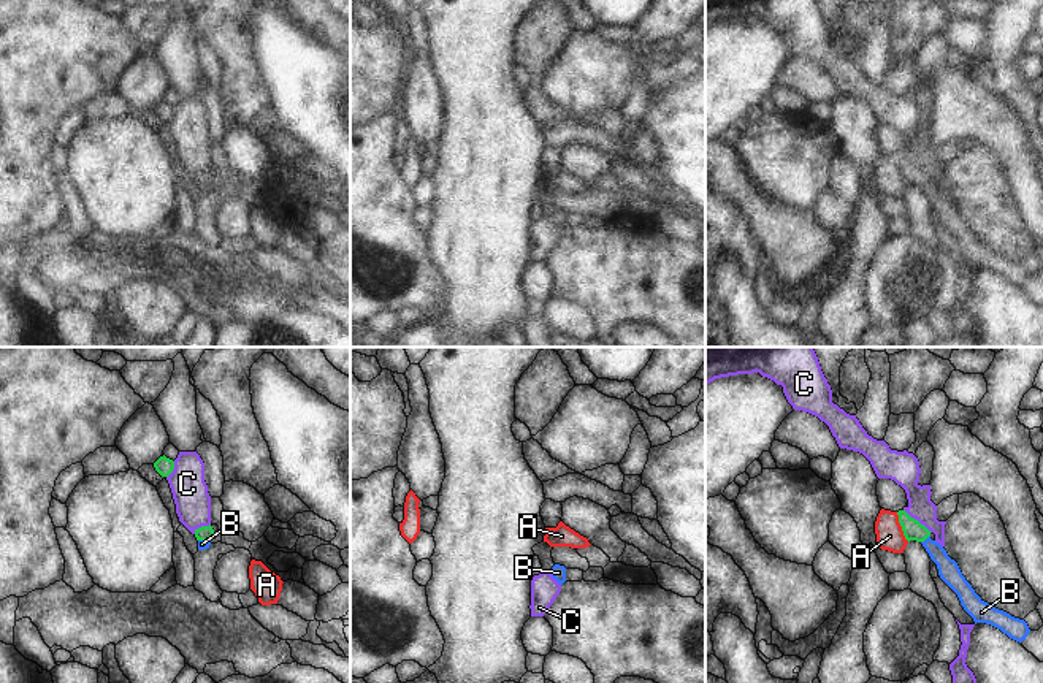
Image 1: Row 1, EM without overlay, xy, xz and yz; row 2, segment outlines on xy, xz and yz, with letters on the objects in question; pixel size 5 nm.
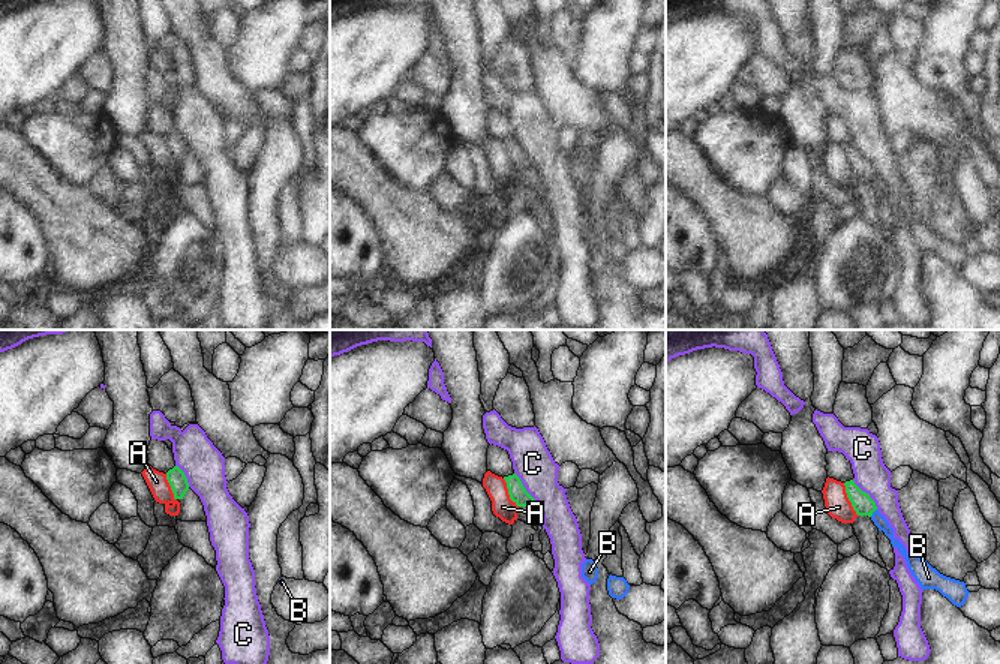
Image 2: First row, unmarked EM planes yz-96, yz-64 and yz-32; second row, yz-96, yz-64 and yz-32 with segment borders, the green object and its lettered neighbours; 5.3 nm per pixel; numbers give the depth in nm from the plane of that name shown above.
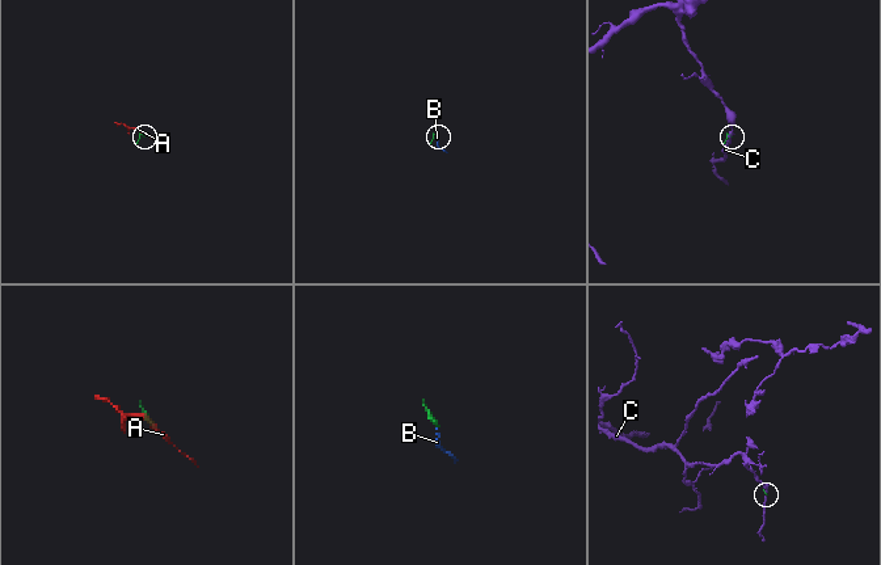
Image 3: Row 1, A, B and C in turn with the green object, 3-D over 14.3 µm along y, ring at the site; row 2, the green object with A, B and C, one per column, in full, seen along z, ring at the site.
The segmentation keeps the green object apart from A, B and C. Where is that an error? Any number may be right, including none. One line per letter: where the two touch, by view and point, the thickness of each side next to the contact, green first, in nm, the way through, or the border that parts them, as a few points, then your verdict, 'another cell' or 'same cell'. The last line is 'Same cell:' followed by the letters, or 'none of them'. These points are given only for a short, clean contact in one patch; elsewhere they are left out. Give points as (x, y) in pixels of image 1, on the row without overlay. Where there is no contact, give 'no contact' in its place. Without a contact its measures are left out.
A: contact yz (901, 170); calibres 100 and 140 nm; border yz (896, 157), (902, 179), (909, 186); another cell
B: contact yz (924, 184); calibres 100 and 110 nm; way yz (913, 175), (924, 184), (948, 214); same cell
C: contact yz (916, 165); calibres 100 and 140 nm; border yz (904, 154), (931, 176); another cell
Same cell: B

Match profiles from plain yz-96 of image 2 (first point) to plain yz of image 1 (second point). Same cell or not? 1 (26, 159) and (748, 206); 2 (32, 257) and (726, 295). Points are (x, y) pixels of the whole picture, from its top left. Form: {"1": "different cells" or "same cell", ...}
{"1": "same cell", "2": "different cells"}

